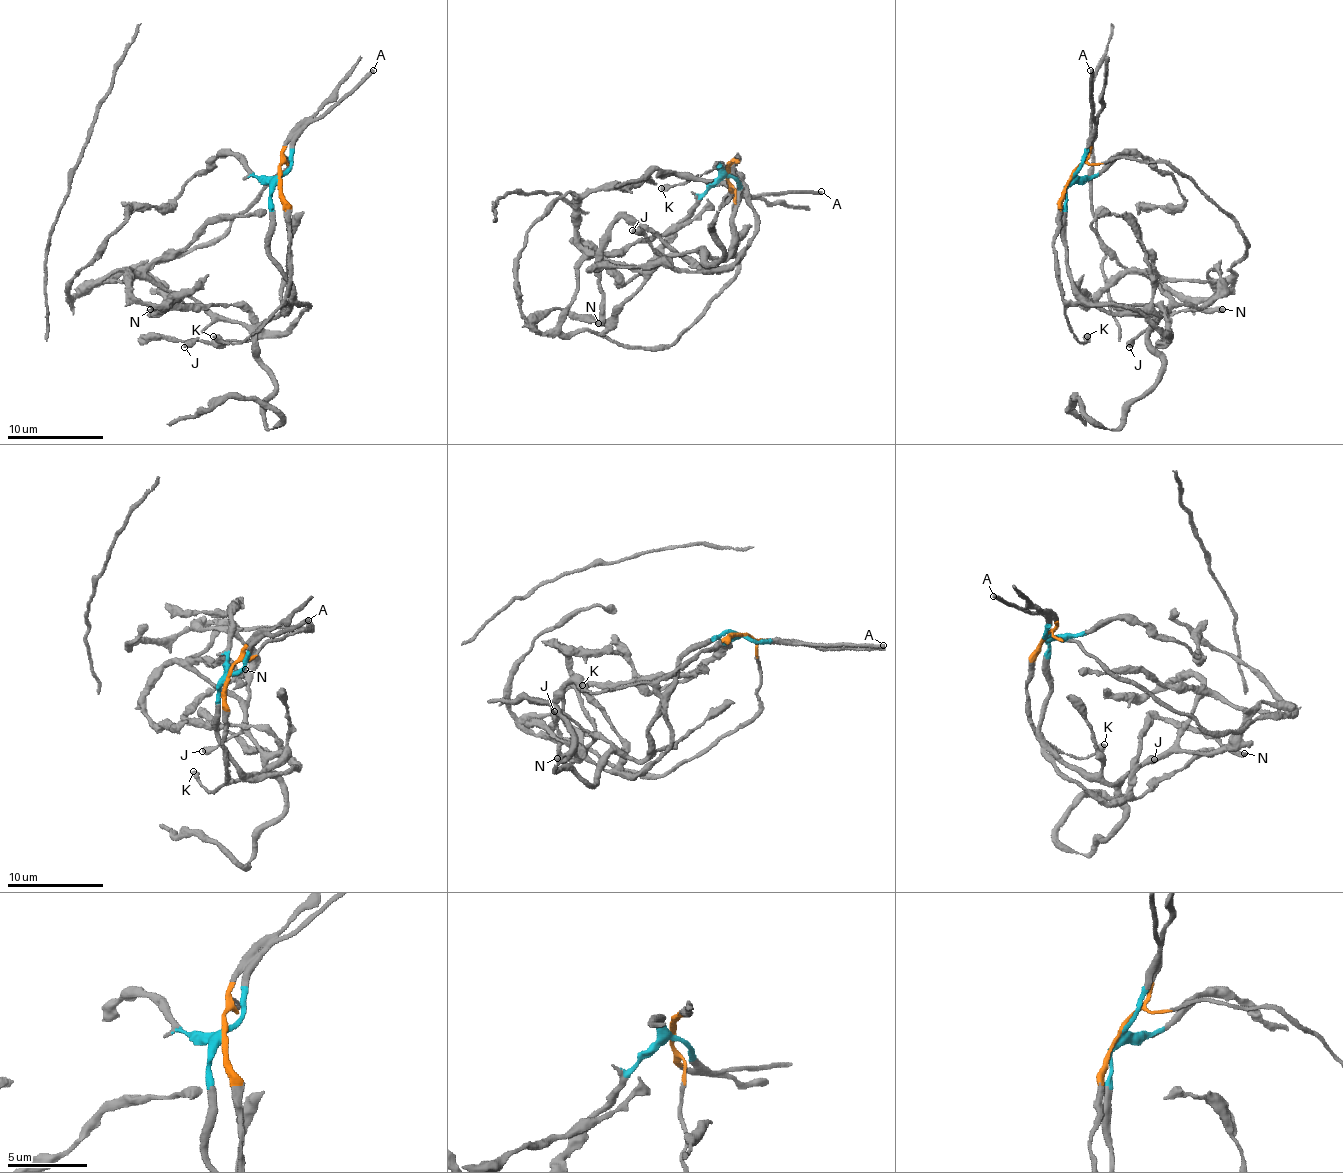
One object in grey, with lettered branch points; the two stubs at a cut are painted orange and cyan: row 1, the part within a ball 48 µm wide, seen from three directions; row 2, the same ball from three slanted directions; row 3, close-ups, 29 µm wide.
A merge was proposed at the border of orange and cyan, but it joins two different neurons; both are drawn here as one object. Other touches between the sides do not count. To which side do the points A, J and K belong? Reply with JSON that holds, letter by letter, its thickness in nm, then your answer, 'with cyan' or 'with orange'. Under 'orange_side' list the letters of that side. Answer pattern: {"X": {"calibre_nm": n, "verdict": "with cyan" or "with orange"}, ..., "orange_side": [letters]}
{"A": {"calibre_nm": 260, "verdict": "with cyan"}, "J": {"calibre_nm": 480, "verdict": "with cyan"}, "K": {"calibre_nm": 440, "verdict": "with orange"}, "orange_side": ["K"]}

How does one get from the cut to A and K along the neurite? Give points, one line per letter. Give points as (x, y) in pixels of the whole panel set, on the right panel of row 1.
A: (1071, 176), (1080, 166), (1087, 140), (1095, 130), (1090, 70)
K: (1071, 176), (1061, 200), (1061, 229), (1054, 241), (1056, 282), (1078, 340), (1083, 342), (1087, 335)

